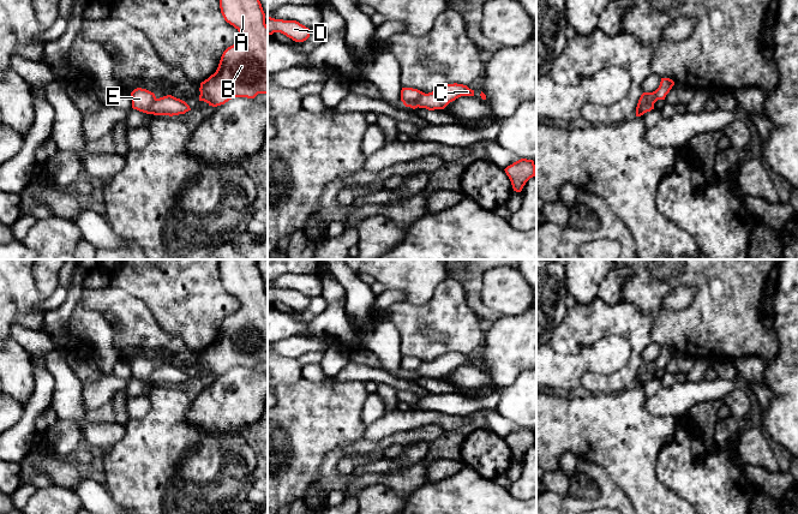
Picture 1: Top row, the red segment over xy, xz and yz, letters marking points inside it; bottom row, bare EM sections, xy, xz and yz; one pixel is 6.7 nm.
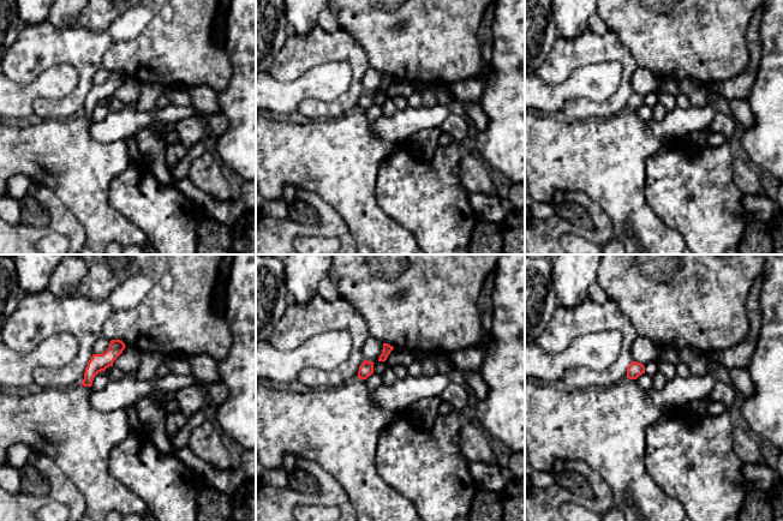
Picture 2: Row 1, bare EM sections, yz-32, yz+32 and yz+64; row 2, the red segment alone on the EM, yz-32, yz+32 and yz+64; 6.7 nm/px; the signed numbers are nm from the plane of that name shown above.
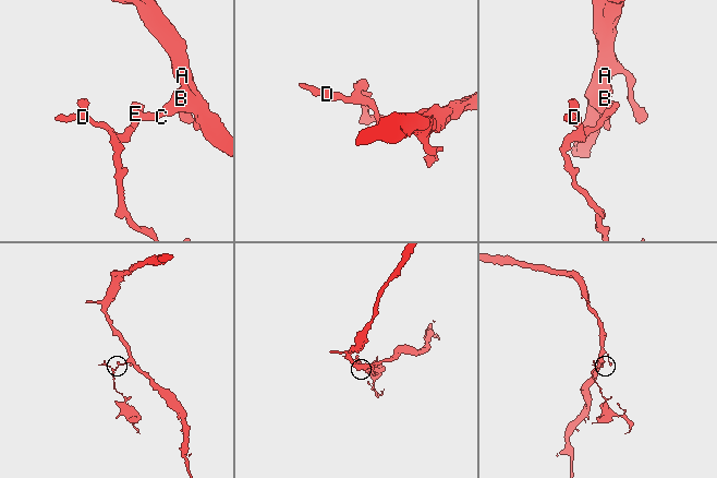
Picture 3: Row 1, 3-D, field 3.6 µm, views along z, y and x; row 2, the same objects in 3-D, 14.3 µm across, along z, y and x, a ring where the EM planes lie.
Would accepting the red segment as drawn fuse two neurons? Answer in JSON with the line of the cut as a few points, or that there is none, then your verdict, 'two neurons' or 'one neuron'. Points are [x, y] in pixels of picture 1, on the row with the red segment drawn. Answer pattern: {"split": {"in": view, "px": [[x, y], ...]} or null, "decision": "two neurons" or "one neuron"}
{"split": {"in": "yz", "px": [[653, 103], [646, 103], [641, 112]]}, "decision": "two neurons"}

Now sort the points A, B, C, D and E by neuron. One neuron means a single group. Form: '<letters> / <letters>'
A B C / D E

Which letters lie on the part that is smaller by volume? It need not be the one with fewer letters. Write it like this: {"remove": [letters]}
{"remove": ["D", "E"]}

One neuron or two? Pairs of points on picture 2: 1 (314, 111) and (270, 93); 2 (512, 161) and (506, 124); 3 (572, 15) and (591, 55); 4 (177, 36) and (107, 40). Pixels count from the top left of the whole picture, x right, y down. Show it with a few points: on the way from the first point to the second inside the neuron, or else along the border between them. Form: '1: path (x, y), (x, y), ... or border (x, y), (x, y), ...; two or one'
1: border (327, 102), (304, 99), (297, 112); two
2: path (512, 151), (512, 133); one
3: border (589, 28), (573, 39), (559, 36); two
4: border (151, 19), (137, 36), (117, 41), (106, 51); two

